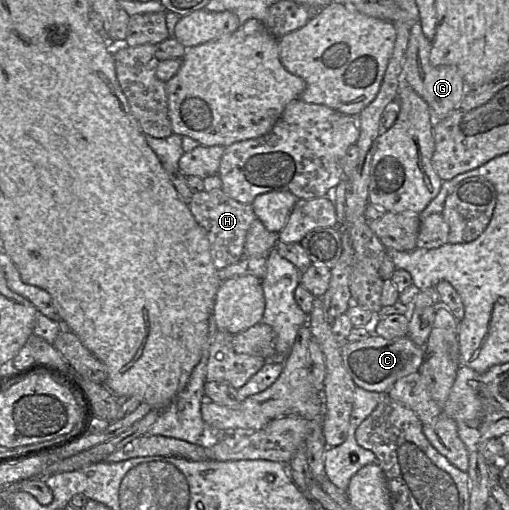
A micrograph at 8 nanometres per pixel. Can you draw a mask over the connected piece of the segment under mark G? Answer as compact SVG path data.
M419 22L410 28L409 42L403 61L402 83L414 90L428 105L434 122L444 119L457 108L467 93L462 75L455 66L433 66L429 61L432 41L428 40Z

